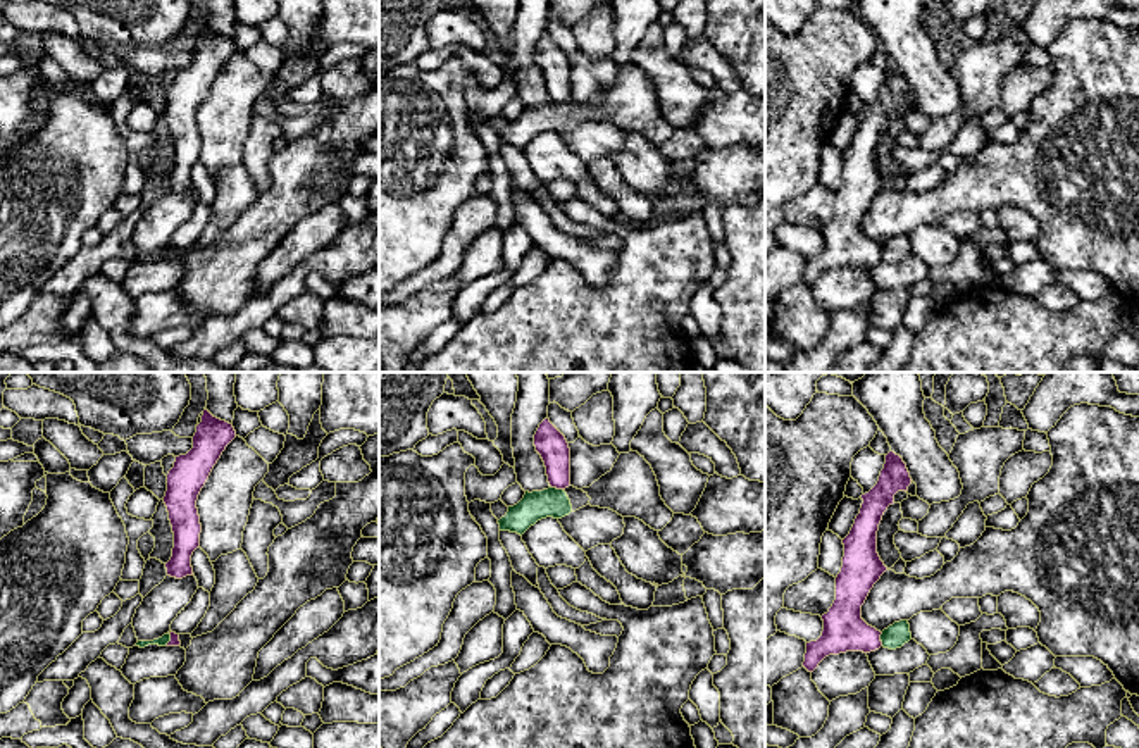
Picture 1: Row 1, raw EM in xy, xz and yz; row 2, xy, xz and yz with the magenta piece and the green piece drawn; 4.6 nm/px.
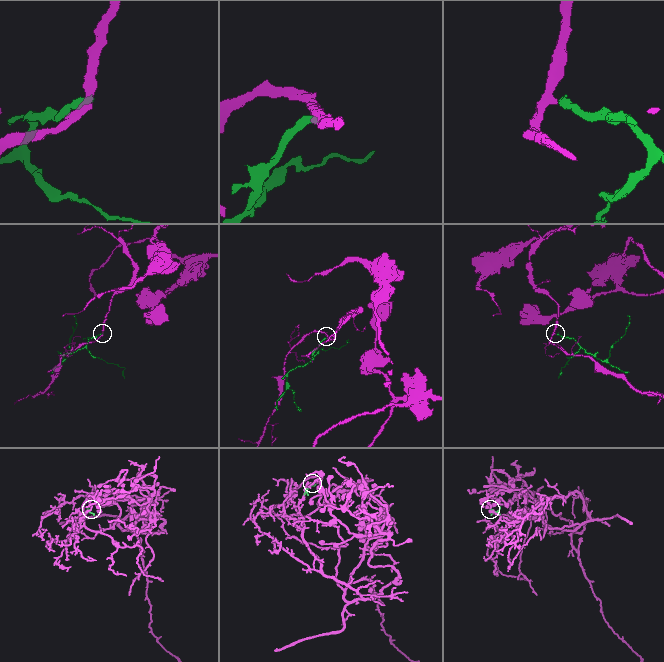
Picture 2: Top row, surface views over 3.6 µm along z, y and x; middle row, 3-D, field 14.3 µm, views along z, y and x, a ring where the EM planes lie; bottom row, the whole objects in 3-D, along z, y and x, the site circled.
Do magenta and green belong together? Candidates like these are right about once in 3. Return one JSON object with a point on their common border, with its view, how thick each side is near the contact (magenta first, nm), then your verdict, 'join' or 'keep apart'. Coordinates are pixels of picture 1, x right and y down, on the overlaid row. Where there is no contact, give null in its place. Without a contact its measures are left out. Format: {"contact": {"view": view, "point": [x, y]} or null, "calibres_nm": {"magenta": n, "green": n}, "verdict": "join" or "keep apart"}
{"contact": {"view": "xz", "point": [557, 488]}, "calibres_nm": {"magenta": 150, "green": 140}, "verdict": "keep apart"}

